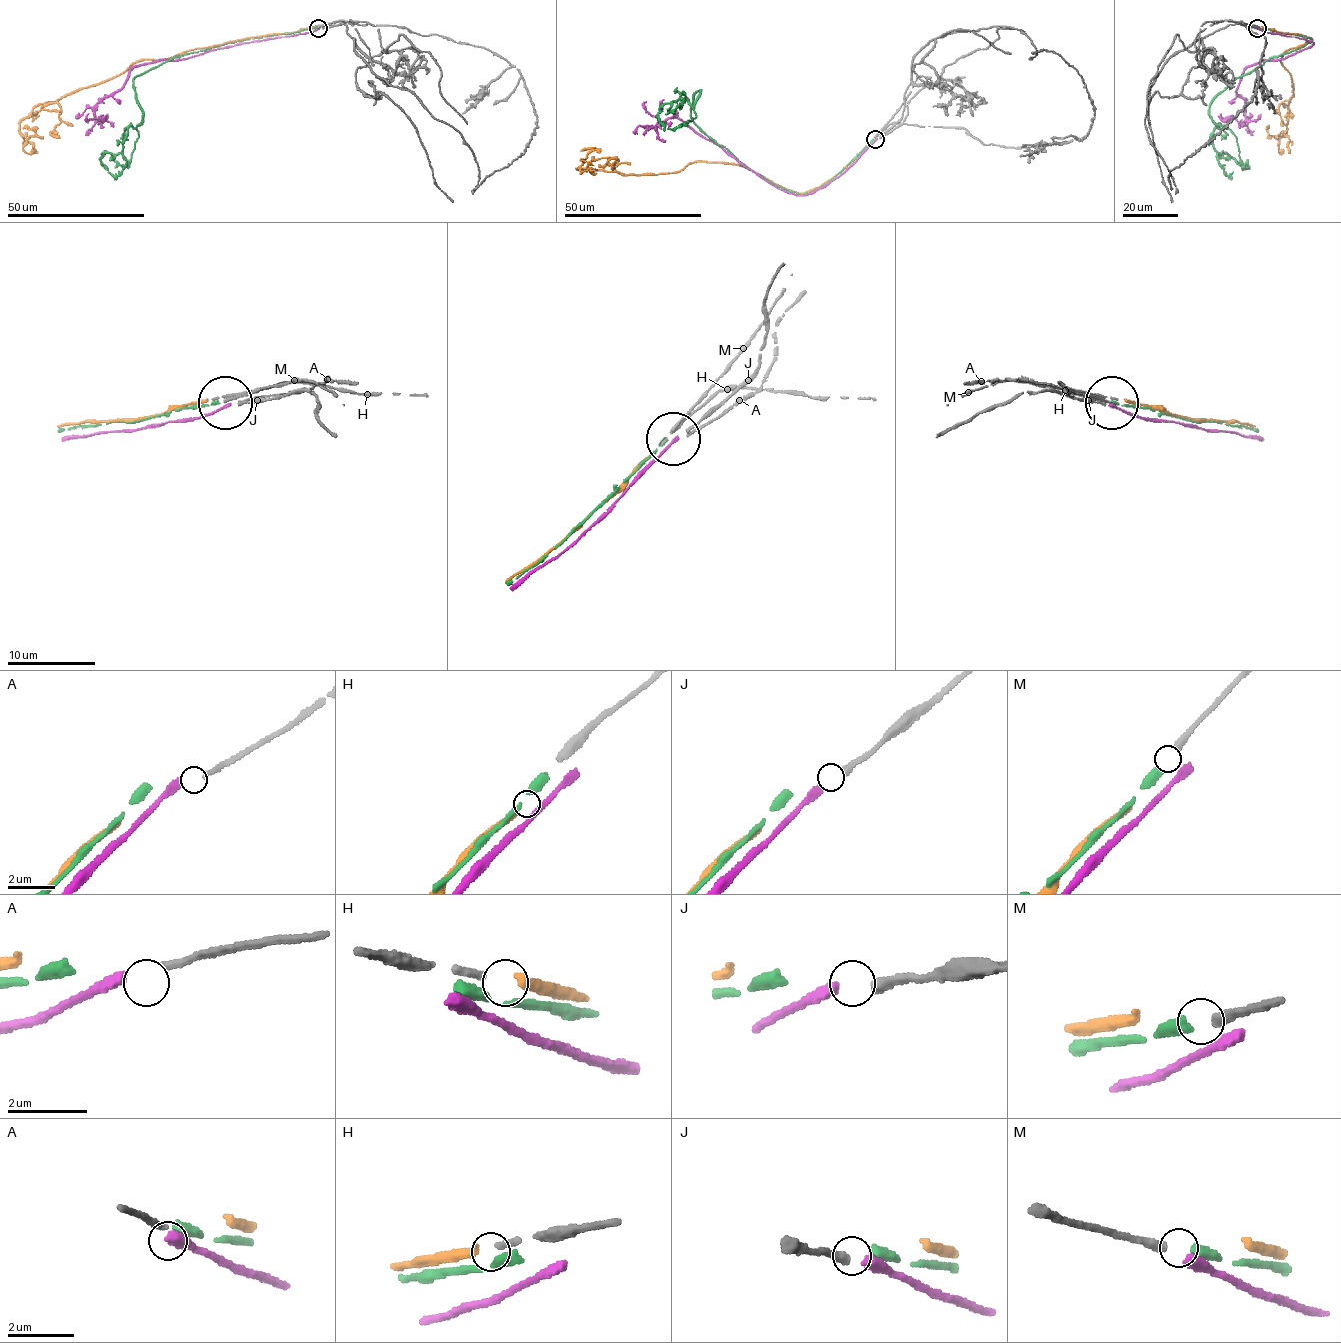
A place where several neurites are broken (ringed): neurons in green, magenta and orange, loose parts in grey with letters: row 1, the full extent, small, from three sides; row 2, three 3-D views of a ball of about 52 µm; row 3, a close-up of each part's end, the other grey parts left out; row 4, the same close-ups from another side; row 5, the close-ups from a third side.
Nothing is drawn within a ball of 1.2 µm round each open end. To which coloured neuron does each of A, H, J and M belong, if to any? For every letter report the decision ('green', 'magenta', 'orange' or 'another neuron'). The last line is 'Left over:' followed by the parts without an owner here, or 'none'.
A: another neuron
H: orange
J: magenta
M: green
Left over: A

